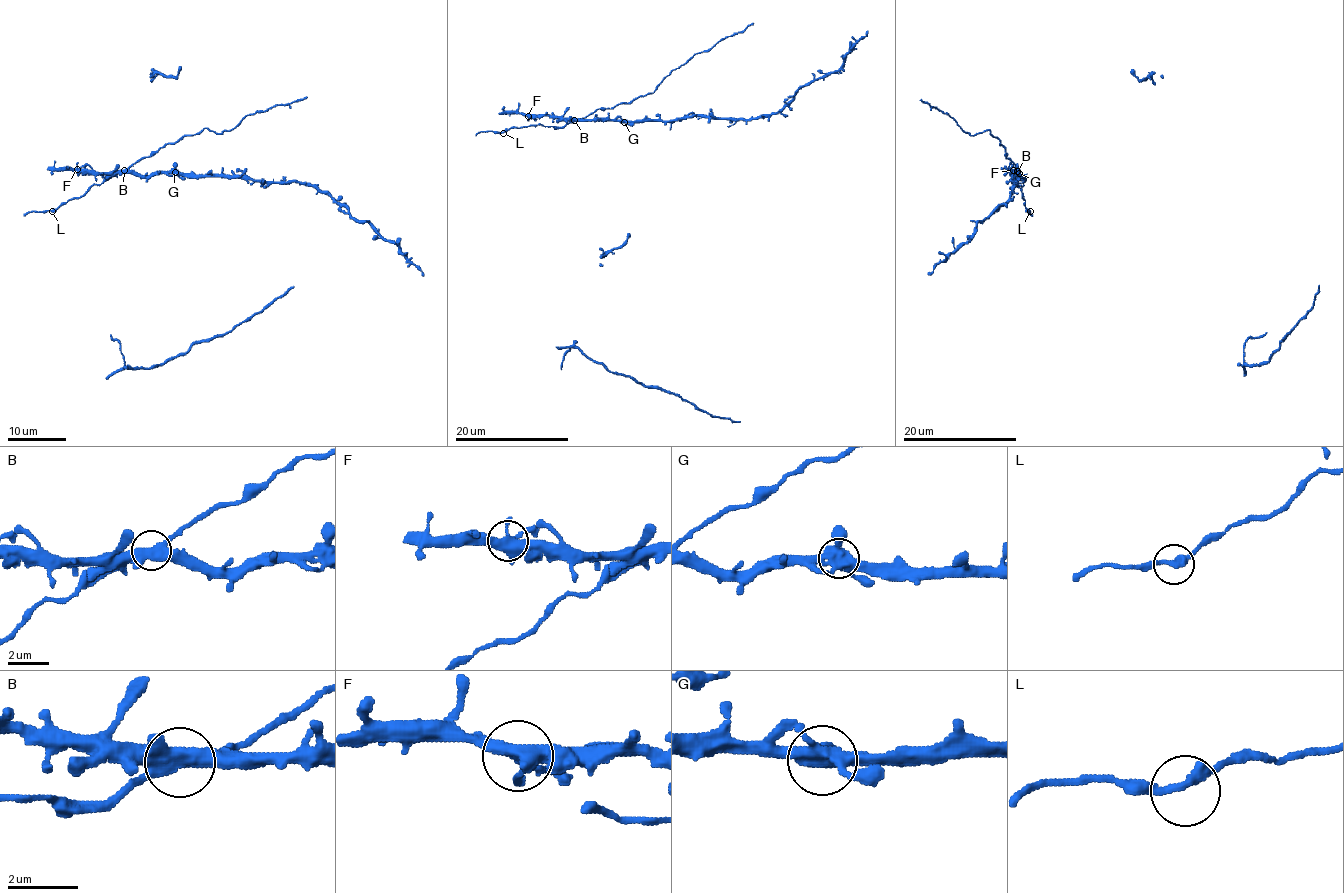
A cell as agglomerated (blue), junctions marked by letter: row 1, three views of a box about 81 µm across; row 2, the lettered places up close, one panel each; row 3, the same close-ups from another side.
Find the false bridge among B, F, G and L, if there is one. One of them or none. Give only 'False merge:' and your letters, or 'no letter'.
False merge: no letter

